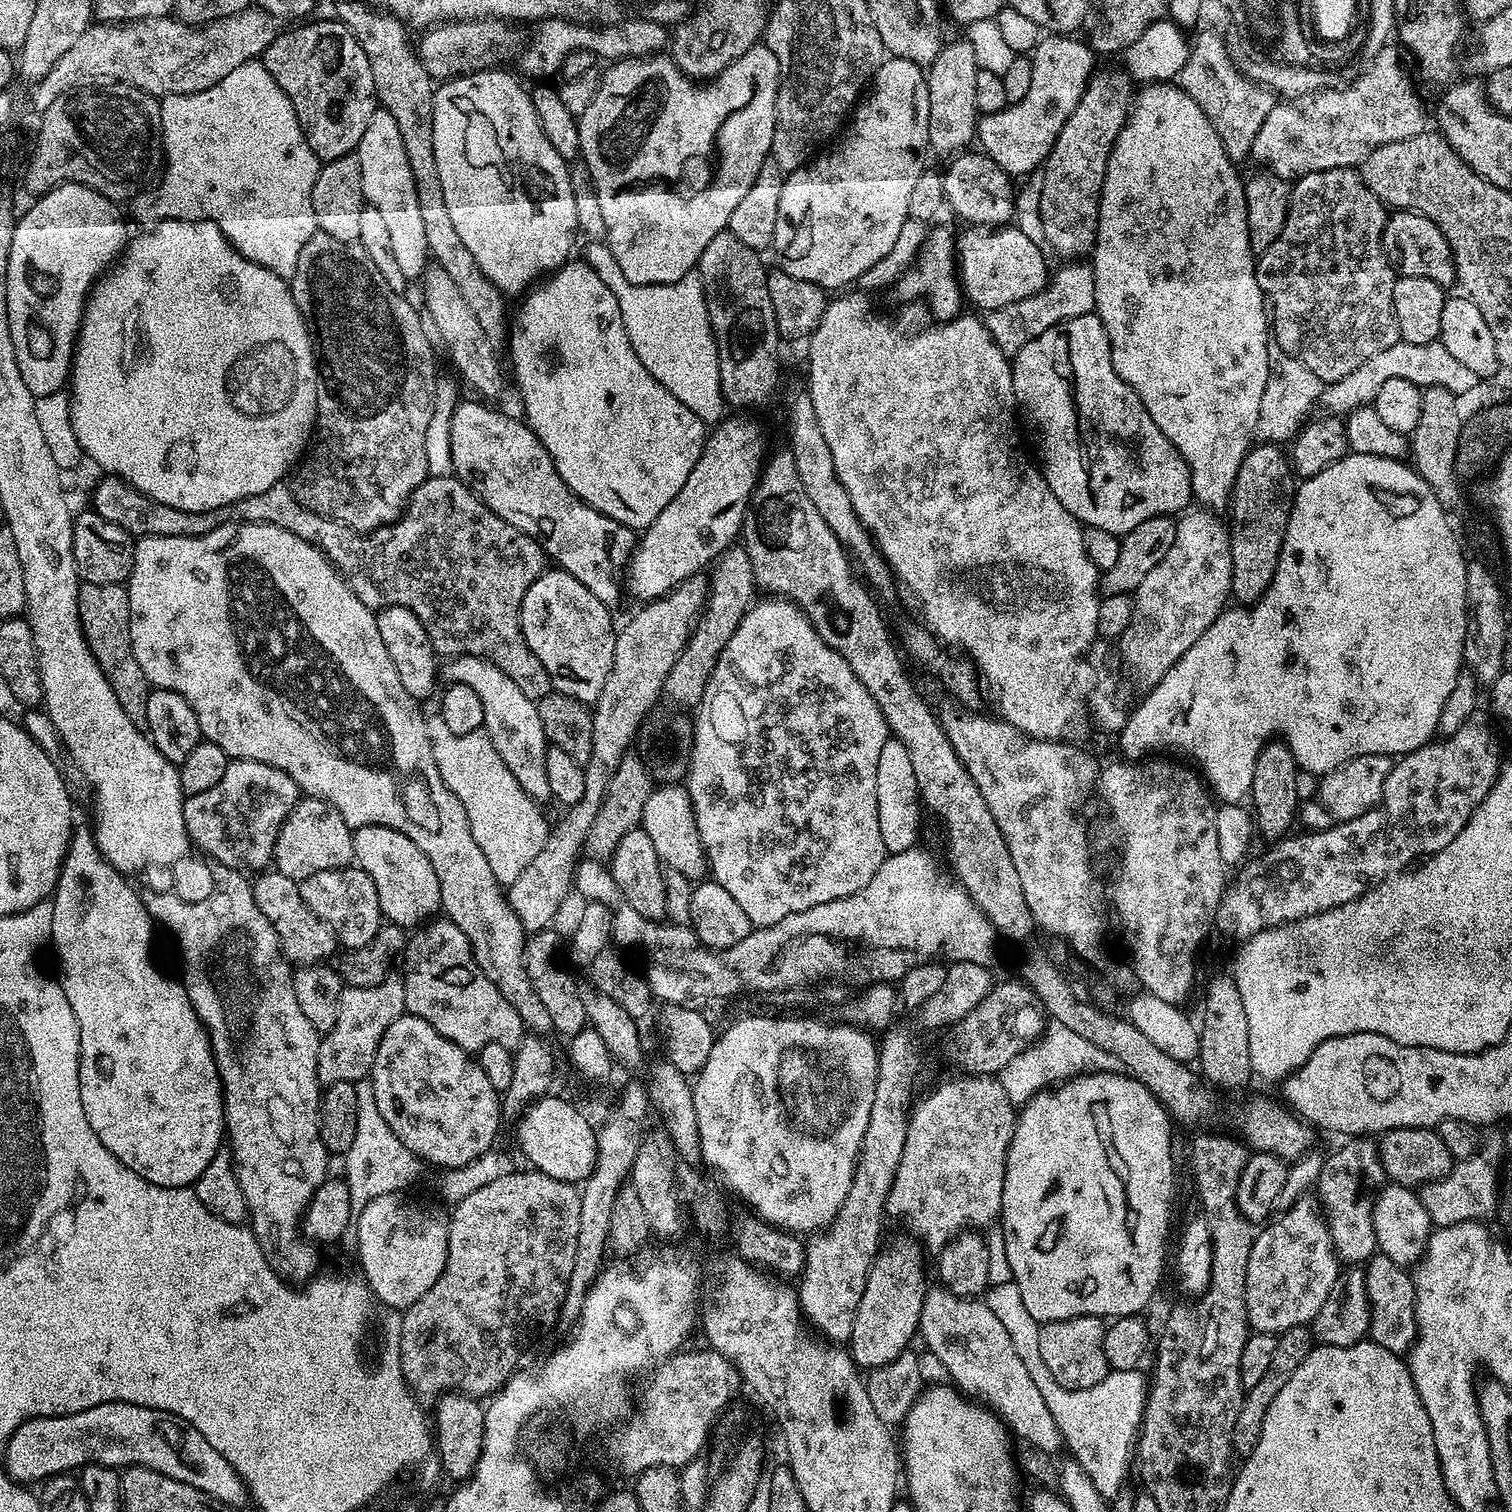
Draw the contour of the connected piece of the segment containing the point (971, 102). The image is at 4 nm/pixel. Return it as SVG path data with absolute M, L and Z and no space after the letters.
M960 38L958 42L943 45L938 58L927 67L927 93L929 95L929 115L927 118L927 147L929 153L942 157L942 160L957 155L963 151L971 139L975 139L978 130L978 113L975 101L975 79L977 78L977 58L974 57L974 48L967 39Z

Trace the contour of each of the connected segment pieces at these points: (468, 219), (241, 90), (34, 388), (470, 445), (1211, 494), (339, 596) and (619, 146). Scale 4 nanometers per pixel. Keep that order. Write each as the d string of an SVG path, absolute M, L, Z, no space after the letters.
M500 70L469 71L467 74L461 74L441 83L435 89L436 97L432 115L434 118L434 158L438 162L438 178L442 178L442 194L446 198L446 210L450 210L450 218L454 221L454 230L458 230L458 235L462 238L466 250L470 250L470 254L474 256L478 270L482 270L485 278L498 291L504 293L505 297L512 298L512 296L519 297L521 294L527 293L545 274L551 274L557 268L562 268L569 263L570 257L573 255L573 253L571 254L572 243L575 242L576 236L578 240L578 229L569 161L564 160L558 154L558 150L554 150L554 146L550 146L546 134L542 134L542 126L538 122L538 114L534 114L529 89L527 87L524 89L510 73L496 71Z
M255 59L230 70L230 74L226 74L226 78L222 78L222 82L214 82L214 86L210 86L206 90L198 90L194 94L165 96L160 100L160 117L162 118L162 138L164 139L162 171L159 173L158 183L155 185L155 187L157 186L156 193L149 200L146 198L147 195L141 194L131 201L133 218L138 223L144 224L140 226L155 226L161 224L163 220L209 220L217 224L222 230L222 234L236 247L236 251L241 252L250 262L262 266L274 274L290 278L294 274L294 270L298 270L298 254L302 254L302 246L306 246L306 242L310 242L310 238L318 230L314 218L312 191L322 162L316 157L314 150L310 150L302 126L296 117L294 106L290 102L290 98L286 98L282 86L278 86L278 82L274 82L270 70L266 70L266 66L259 59Z
M59 184L36 200L15 221L14 238L10 242L10 258L6 266L6 310L10 322L10 338L14 342L14 358L22 370L22 382L34 397L54 394L69 383L72 353L84 317L86 297L93 284L120 259L129 243L128 228L113 201L101 192L81 184Z
M476 398L471 399L461 399L450 418L450 454L456 479L463 482L483 504L490 506L490 510L494 510L498 518L510 522L510 526L537 540L545 557L564 571L574 574L574 578L578 578L578 582L582 582L582 586L586 586L586 590L590 590L594 598L606 605L615 605L620 592L622 596L622 573L632 558L633 529L594 510L587 502L576 497L570 486L562 482L546 446L542 446L542 442L523 419L515 420L512 416L503 416L487 403Z
M1172 82L1145 83L1135 93L1134 103L1129 111L1128 120L1124 124L1124 129L1118 134L1108 159L1106 178L1102 182L1102 194L1100 195L1100 213L1098 214L1098 226L1096 227L1096 243L1092 245L1090 253L1090 263L1092 265L1092 273L1094 274L1094 302L1096 303L1094 312L1095 315L1099 316L1102 326L1108 335L1108 341L1112 347L1112 365L1114 370L1118 374L1118 378L1122 378L1122 382L1126 382L1132 387L1134 394L1138 394L1138 398L1142 398L1142 406L1146 406L1146 414L1150 414L1150 418L1154 418L1154 426L1158 426L1158 430L1162 430L1162 434L1166 434L1166 438L1170 438L1172 445L1182 454L1182 458L1188 463L1188 469L1192 471L1192 495L1195 503L1208 510L1220 510L1216 508L1227 509L1229 507L1232 487L1236 482L1236 475L1238 474L1238 466L1242 466L1242 458L1254 444L1258 410L1262 407L1262 390L1266 390L1266 378L1268 377L1270 312L1266 307L1264 292L1258 286L1256 260L1250 246L1250 234L1248 233L1248 223L1246 222L1245 181L1242 179L1242 176L1240 180L1239 174L1236 173L1236 168L1237 165L1226 154L1226 150L1222 146L1222 138L1218 138L1218 130L1214 130L1210 118L1206 118L1202 106L1198 106L1198 102L1194 102L1194 98L1190 98L1190 94L1186 94L1183 88Z
M219 524L217 528L201 536L182 538L142 536L135 541L135 546L134 566L126 581L130 598L130 642L132 656L138 658L138 666L142 666L142 674L149 685L182 694L182 698L190 702L190 710L194 710L198 718L201 737L222 746L228 757L266 762L266 766L274 766L290 774L301 793L334 805L349 828L355 830L377 824L406 834L406 838L410 838L410 842L414 842L418 850L422 850L422 854L430 858L430 866L434 866L434 874L438 874L443 915L455 922L462 934L466 934L472 947L472 955L476 957L476 965L484 971L486 978L490 978L490 982L494 982L502 998L506 998L506 1002L510 1002L510 1006L518 1010L518 1018L522 1018L529 1033L551 1033L550 1014L546 1006L542 1006L538 994L534 994L532 983L524 969L524 928L514 919L505 889L494 878L494 870L490 870L490 862L486 862L482 846L474 842L474 834L470 830L470 822L462 802L444 785L438 762L434 762L434 750L430 746L425 713L420 713L421 705L410 698L410 694L406 694L401 680L398 679L398 670L394 670L394 662L390 662L390 654L382 643L382 634L378 634L376 612L358 599L347 580L336 571L336 567L319 548L298 538L298 534L290 534L290 530L273 524Z
M764 43L755 44L750 50L746 50L746 54L742 54L742 58L738 58L734 62L730 62L730 66L726 70L722 70L720 75L707 81L697 82L686 76L681 68L676 65L675 60L668 54L653 54L650 56L637 56L634 60L618 60L607 65L608 69L603 69L600 85L594 94L594 98L590 102L590 106L586 106L586 110L578 117L580 125L580 156L582 163L588 167L592 175L592 185L596 188L598 194L598 207L602 209L602 218L606 221L606 243L610 251L614 254L614 258L618 262L618 266L622 270L622 274L626 274L626 278L631 284L673 284L678 282L684 276L689 275L699 265L702 258L702 250L706 250L710 238L714 238L714 234L725 231L730 222L730 214L734 214L734 210L738 206L738 202L742 202L746 190L750 190L750 186L754 186L754 178L758 178L758 170L762 170L762 166L769 160L772 150L772 139L774 138L774 130L776 129L776 99L778 98L778 90L780 89L780 67L778 66L778 58L774 58L774 54Z

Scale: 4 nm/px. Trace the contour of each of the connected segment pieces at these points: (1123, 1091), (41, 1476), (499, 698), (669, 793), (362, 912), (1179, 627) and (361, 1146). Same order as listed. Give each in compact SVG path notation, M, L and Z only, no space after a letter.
M1118 1072L1084 1073L1073 1076L1037 1092L1019 1109L1016 1129L1008 1147L998 1220L1004 1227L1006 1259L1012 1271L1011 1281L1017 1284L1027 1312L1040 1325L1075 1316L1101 1318L1135 1316L1143 1313L1146 1302L1157 1294L1160 1288L1158 1287L1160 1275L1164 1272L1164 1247L1168 1244L1168 1223L1172 1220L1172 1187L1176 1184L1176 1172L1172 1169L1172 1128L1174 1129L1173 1121L1159 1098L1134 1077Z
M102 1402L102 1406L90 1406L90 1410L82 1410L78 1414L39 1416L25 1420L6 1441L5 1448L8 1449L4 1452L4 1468L9 1472L5 1473L20 1486L32 1486L28 1484L35 1480L44 1482L51 1476L71 1473L83 1468L85 1464L101 1464L117 1470L139 1466L158 1470L178 1482L186 1482L186 1486L200 1488L206 1494L233 1506L249 1503L250 1500L248 1485L236 1473L234 1466L226 1462L226 1458L222 1458L222 1454L218 1454L218 1450L214 1450L214 1446L210 1446L210 1442L206 1442L206 1438L202 1438L194 1426L190 1426L190 1422L169 1412L134 1406L130 1402Z
M457 656L449 659L448 664L443 665L442 676L448 684L461 684L470 686L478 698L482 698L482 710L484 711L483 731L488 733L492 745L498 750L502 762L518 778L518 786L531 800L548 802L552 800L550 794L550 782L546 779L546 766L544 765L544 753L546 741L542 730L542 718L538 718L536 709L537 701L526 698L522 690L514 683L514 678L502 674L498 666L481 656Z
M664 782L653 787L644 802L640 824L646 830L646 834L650 834L650 842L654 842L658 858L669 869L672 867L674 871L689 876L692 882L699 881L705 875L704 847L696 829L696 815L687 788L676 782Z
M359 866L322 870L299 881L299 885L302 902L318 914L320 921L330 928L345 949L366 946L366 942L378 934L382 923L378 890L374 890L374 878Z
M1208 510L1189 511L1176 520L1176 537L1174 546L1170 546L1170 554L1142 578L1136 587L1132 602L1132 621L1126 626L1124 633L1118 637L1120 656L1124 664L1136 675L1136 680L1143 686L1156 685L1161 678L1206 634L1209 626L1220 617L1230 600L1232 591L1232 537L1227 523L1219 520L1219 515Z
M371 1079L355 1081L358 1090L358 1131L348 1152L343 1153L344 1172L342 1178L350 1186L350 1202L353 1209L365 1208L374 1198L387 1192L400 1192L407 1184L412 1184L420 1176L421 1161L386 1126L386 1118L374 1102L374 1086Z

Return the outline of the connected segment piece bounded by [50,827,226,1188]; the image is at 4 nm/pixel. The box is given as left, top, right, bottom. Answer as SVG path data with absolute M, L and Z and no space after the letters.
M77 827L72 834L72 841L68 843L68 852L64 856L64 864L60 867L60 877L56 883L56 890L51 897L52 913L54 914L54 922L52 923L51 947L56 947L56 956L60 959L60 968L64 973L58 976L58 983L64 987L66 998L70 1002L70 1010L74 1010L74 1018L78 1018L78 1030L80 1031L80 1097L82 1098L82 1110L86 1110L86 1122L90 1122L90 1130L94 1130L94 1134L98 1134L98 1138L102 1142L102 1146L106 1146L106 1150L110 1150L110 1154L114 1154L114 1158L118 1162L122 1162L130 1170L134 1170L134 1174L138 1174L142 1178L146 1178L146 1182L154 1182L154 1186L166 1186L167 1188L187 1188L195 1185L196 1180L202 1174L202 1170L206 1170L206 1166L210 1166L210 1162L216 1157L217 1152L221 1151L222 1145L226 1140L226 1129L224 1126L224 1089L220 1086L220 1076L216 1073L216 1059L212 1056L211 1041L208 1038L208 1031L205 1030L204 1024L198 1018L198 1014L190 1006L188 995L179 983L176 984L172 980L167 980L158 969L152 965L152 927L154 921L145 906L141 893L136 893L130 885L127 884L125 873L119 872L118 869L104 859L104 855L96 849L94 832L91 827Z

